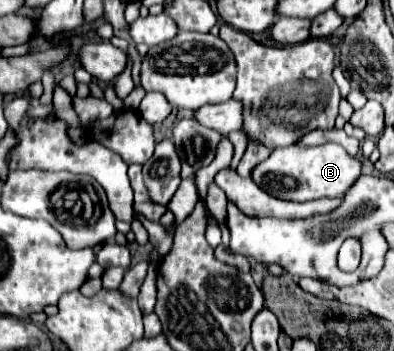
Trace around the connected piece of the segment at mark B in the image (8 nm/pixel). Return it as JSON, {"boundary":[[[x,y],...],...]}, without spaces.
{"boundary":[[[327,143],[323,147],[289,145],[271,151],[269,159],[253,171],[253,181],[269,195],[287,201],[311,201],[321,197],[343,197],[361,175],[361,161],[347,155],[343,147]]]}

